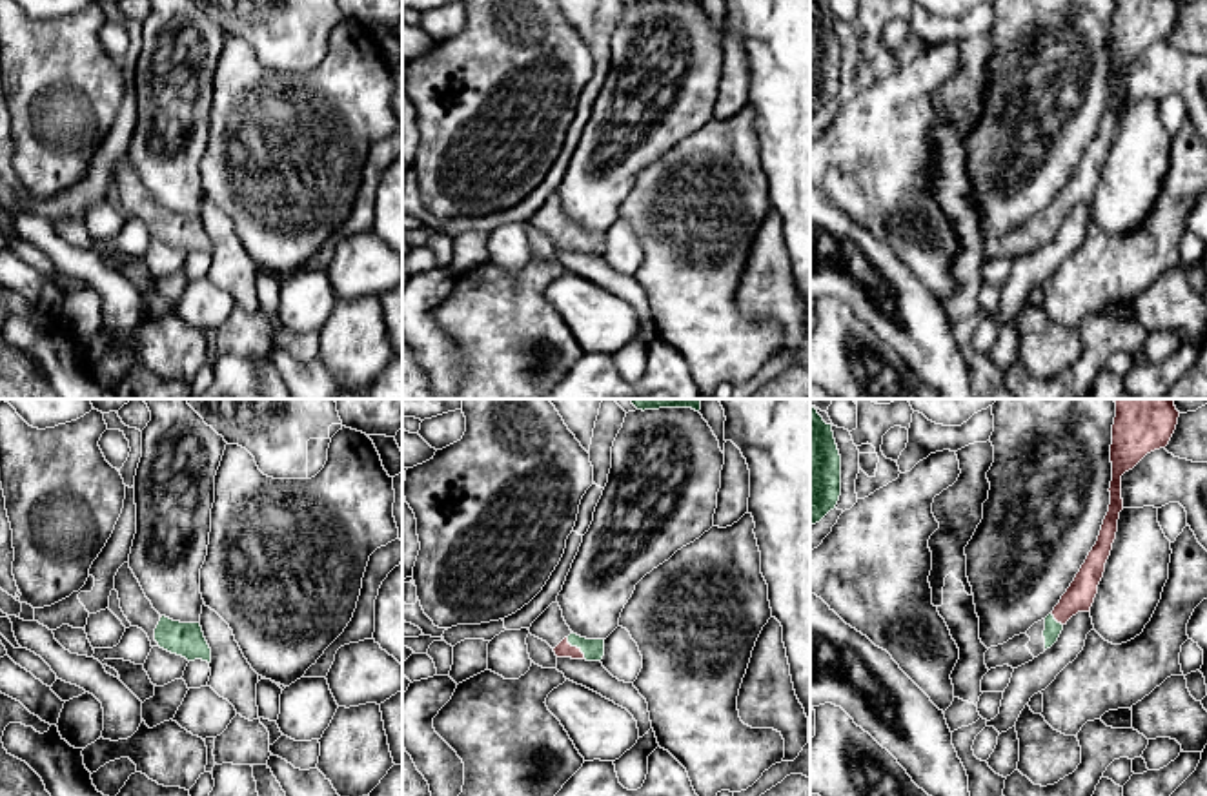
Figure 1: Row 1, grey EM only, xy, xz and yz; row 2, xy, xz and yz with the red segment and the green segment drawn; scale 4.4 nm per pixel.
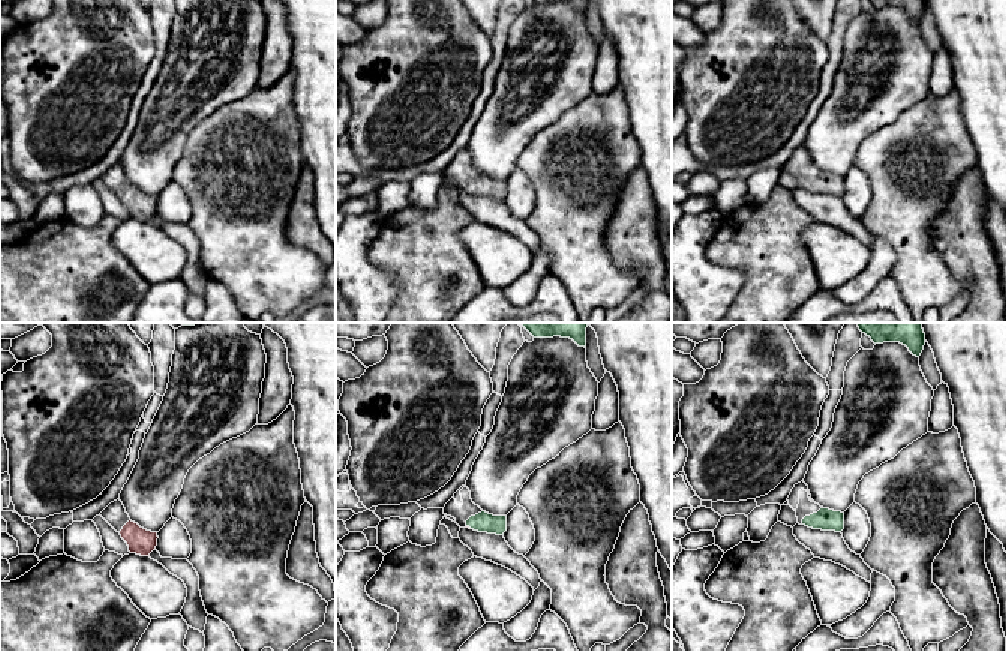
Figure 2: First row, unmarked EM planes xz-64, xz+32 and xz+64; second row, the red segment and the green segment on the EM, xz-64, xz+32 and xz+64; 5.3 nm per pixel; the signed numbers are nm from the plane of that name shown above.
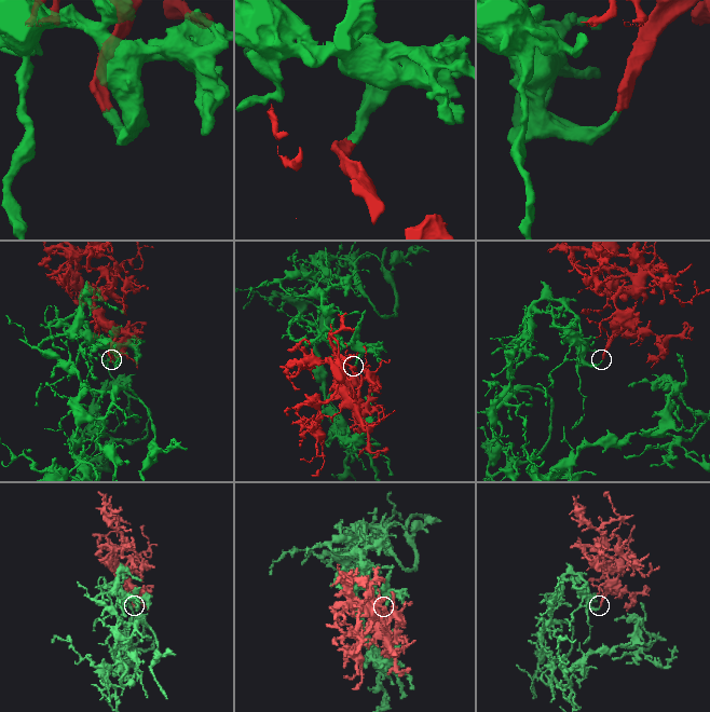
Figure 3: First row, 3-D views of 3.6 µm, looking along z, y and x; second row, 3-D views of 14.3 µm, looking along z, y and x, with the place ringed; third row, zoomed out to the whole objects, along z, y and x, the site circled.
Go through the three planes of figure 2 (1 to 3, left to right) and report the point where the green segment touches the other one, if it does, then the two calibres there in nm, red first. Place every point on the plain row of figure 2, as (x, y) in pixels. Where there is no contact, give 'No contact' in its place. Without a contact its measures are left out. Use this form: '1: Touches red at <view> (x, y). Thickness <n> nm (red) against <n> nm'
1: No contact
2: Touches red at xz+32 (468, 191). Thickness 20 nm (red) against 110 nm
3: No contact

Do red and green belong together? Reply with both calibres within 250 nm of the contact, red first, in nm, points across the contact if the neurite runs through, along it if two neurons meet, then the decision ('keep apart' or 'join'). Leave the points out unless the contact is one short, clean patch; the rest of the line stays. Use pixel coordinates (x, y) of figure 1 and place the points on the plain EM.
70/100 nm | across xz (563, 241), (576, 239), (594, 241) | join

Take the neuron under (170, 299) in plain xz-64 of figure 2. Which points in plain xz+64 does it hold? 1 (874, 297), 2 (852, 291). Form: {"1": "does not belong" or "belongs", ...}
{"1": "belongs", "2": "does not belong"}

